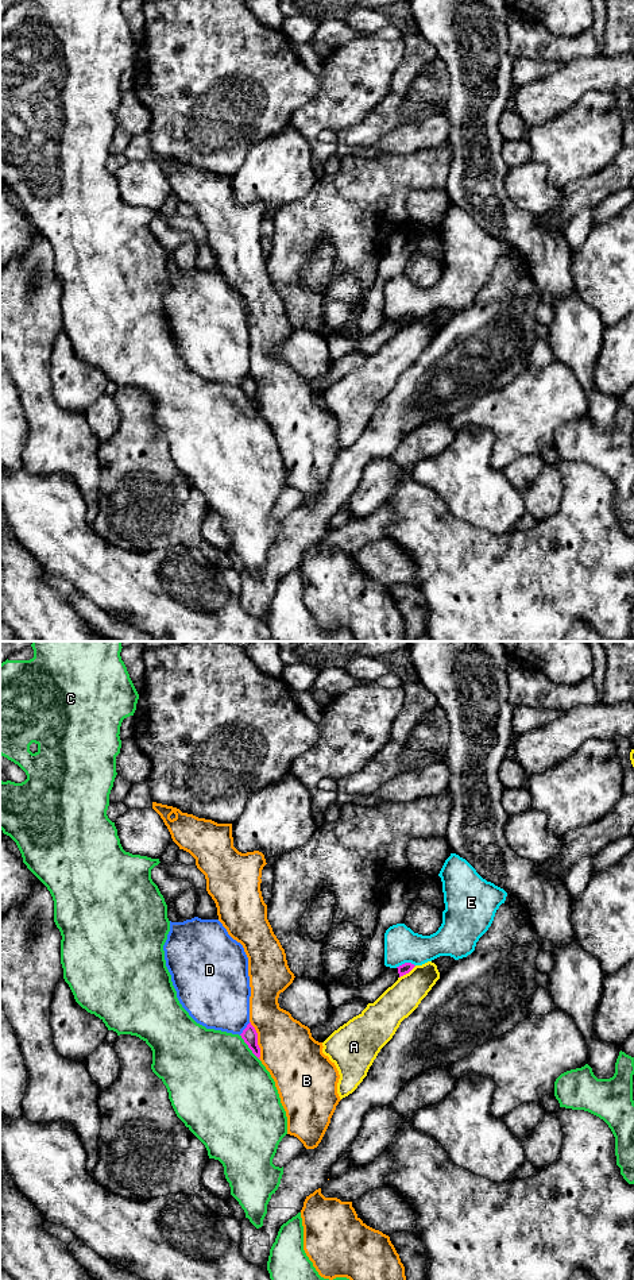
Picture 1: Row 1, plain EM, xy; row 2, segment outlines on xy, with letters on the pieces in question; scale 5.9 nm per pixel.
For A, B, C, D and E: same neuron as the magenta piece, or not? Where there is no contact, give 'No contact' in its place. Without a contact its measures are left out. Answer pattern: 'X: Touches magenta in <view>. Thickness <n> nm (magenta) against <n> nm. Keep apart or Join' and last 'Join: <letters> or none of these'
A: Touches magenta in xy. Thickness 70 nm (magenta) against 200 nm. Keep apart
B: Touches magenta in xy. Thickness 90 nm (magenta) against 340 nm. Keep apart
C: Touches magenta in xy. Thickness 90 nm (magenta) against 500 nm. Keep apart
D: Touches magenta in xy. Thickness 90 nm (magenta) against 380 nm. Keep apart
E: Touches magenta in xy. Thickness 70 nm (magenta) against 220 nm. Keep apart
Join: none of these

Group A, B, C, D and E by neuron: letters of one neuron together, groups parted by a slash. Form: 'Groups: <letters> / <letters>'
Groups: A / B / C / D / E

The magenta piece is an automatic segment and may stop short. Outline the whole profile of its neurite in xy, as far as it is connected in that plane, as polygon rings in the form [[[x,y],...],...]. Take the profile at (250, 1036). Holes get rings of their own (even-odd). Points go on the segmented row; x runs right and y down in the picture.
[[[251,1022],[247,1025],[247,1028],[240,1034],[244,1042],[248,1045],[248,1048],[252,1050],[252,1053],[259,1059],[260,1057],[260,1048],[258,1045],[258,1033],[255,1028],[251,1025]]]

